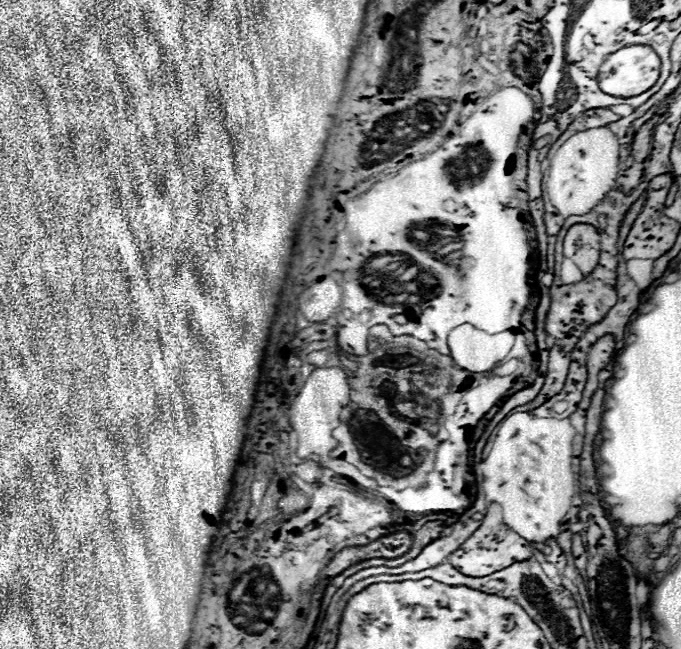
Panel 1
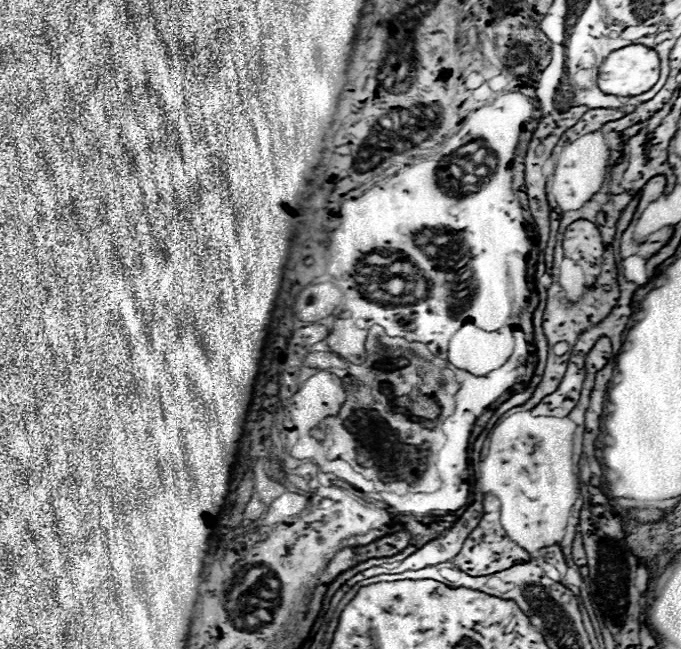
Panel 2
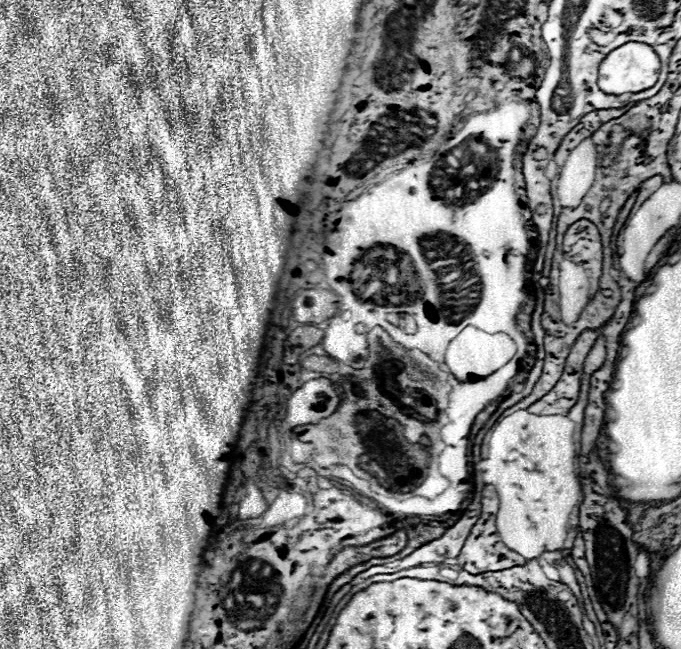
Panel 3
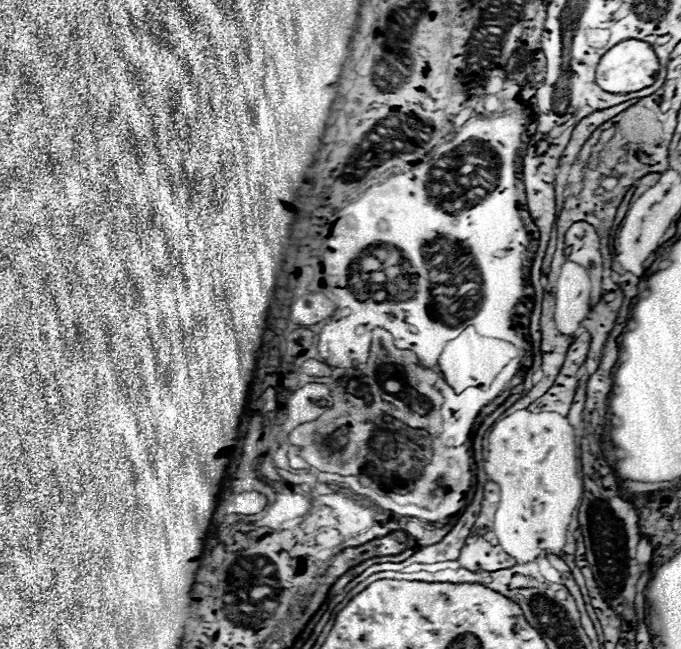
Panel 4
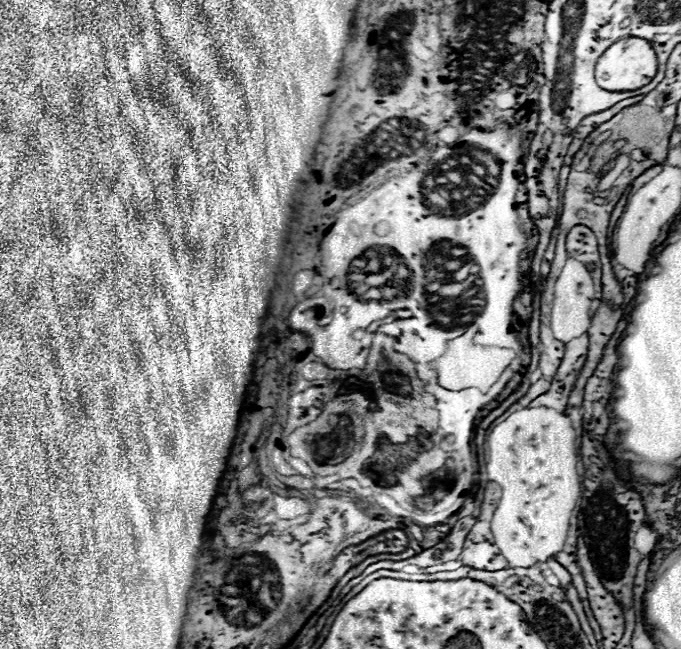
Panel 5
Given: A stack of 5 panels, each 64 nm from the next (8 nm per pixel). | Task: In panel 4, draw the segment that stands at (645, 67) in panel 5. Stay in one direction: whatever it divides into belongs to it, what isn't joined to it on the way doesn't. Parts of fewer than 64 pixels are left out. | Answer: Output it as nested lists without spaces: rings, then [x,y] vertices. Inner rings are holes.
[[[624,40],[618,42],[616,46],[612,46],[612,50],[608,50],[608,54],[604,54],[604,58],[600,58],[598,66],[596,66],[596,84],[606,90],[606,92],[614,92],[614,94],[626,94],[626,92],[636,92],[642,90],[646,86],[650,86],[656,80],[656,72],[658,72],[658,58],[652,50],[652,46],[644,40]]]

